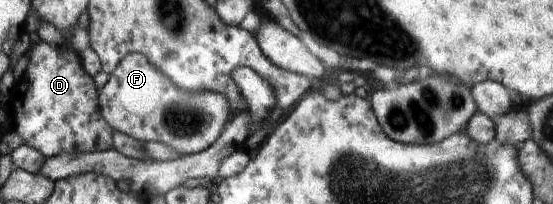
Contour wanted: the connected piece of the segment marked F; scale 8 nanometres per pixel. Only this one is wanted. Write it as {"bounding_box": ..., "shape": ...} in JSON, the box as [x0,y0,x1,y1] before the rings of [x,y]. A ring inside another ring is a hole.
{"bounding_box":[99,51,230,155],"shape":[[[136,51],[128,54],[126,58],[121,60],[120,64],[116,68],[113,68],[105,86],[99,91],[99,107],[104,120],[106,120],[112,129],[118,130],[118,132],[124,132],[124,134],[128,134],[128,136],[132,136],[132,138],[140,140],[141,143],[146,141],[156,141],[164,143],[166,146],[171,146],[181,155],[193,155],[205,151],[208,147],[212,147],[219,139],[218,136],[222,136],[222,130],[226,128],[226,122],[228,122],[228,108],[230,108],[230,104],[228,104],[228,98],[224,96],[224,93],[216,91],[200,91],[195,93],[179,87],[177,84],[174,84],[174,81],[170,80],[158,67],[151,64],[150,60],[147,59],[147,56],[144,53]]]}

